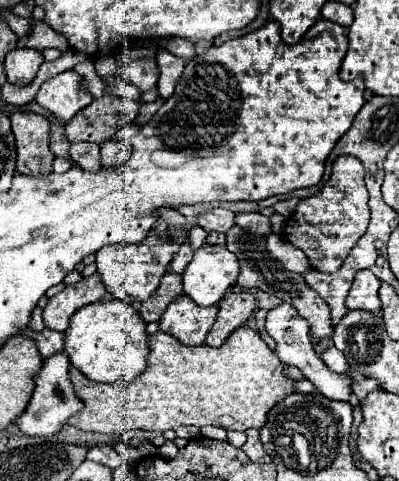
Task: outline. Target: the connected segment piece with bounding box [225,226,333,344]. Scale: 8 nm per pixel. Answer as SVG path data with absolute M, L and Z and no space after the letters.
M233 226L225 236L227 236L227 248L237 256L237 260L241 264L241 272L239 272L239 278L237 278L239 286L263 290L263 292L267 292L271 296L277 296L277 298L285 300L287 304L291 304L305 320L309 320L309 324L311 324L311 344L317 344L323 338L331 338L333 324L331 324L329 306L323 302L323 298L317 292L313 292L307 286L307 282L303 280L301 274L285 270L279 260L265 254L267 252L265 238L261 238L257 234L251 234L251 232L243 230L241 226Z

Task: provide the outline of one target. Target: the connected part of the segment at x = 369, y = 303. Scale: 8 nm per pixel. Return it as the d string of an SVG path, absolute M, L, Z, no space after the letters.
M369 270L357 272L353 286L347 294L347 308L379 312L381 310L381 300L377 296L379 286L381 286L381 280L373 272L369 272Z

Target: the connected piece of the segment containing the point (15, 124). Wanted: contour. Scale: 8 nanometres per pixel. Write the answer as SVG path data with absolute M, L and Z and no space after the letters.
M13 112L9 120L17 142L17 172L49 174L55 158L49 150L49 120L33 112Z

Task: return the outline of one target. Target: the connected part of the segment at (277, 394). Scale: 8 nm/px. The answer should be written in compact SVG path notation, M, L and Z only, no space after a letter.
M247 324L237 328L219 348L211 348L207 344L201 346L185 346L175 340L175 336L169 336L167 332L155 332L149 336L149 360L147 370L133 382L125 384L101 384L89 380L83 372L77 368L69 368L71 382L77 390L77 396L85 402L85 408L79 410L73 420L67 424L73 424L81 430L89 432L105 432L105 434L123 434L127 430L175 430L179 426L221 426L225 430L249 430L249 428L263 428L265 416L277 404L277 400L283 400L289 392L295 392L295 380L285 374L285 364L279 360L279 356L261 340L259 332L249 328Z

